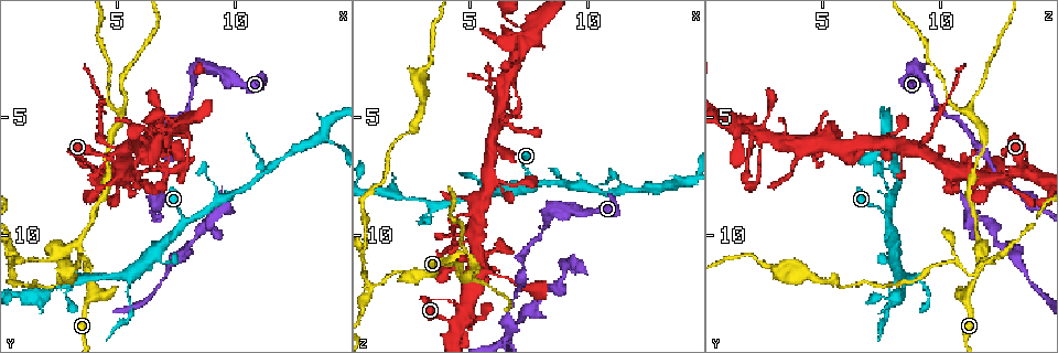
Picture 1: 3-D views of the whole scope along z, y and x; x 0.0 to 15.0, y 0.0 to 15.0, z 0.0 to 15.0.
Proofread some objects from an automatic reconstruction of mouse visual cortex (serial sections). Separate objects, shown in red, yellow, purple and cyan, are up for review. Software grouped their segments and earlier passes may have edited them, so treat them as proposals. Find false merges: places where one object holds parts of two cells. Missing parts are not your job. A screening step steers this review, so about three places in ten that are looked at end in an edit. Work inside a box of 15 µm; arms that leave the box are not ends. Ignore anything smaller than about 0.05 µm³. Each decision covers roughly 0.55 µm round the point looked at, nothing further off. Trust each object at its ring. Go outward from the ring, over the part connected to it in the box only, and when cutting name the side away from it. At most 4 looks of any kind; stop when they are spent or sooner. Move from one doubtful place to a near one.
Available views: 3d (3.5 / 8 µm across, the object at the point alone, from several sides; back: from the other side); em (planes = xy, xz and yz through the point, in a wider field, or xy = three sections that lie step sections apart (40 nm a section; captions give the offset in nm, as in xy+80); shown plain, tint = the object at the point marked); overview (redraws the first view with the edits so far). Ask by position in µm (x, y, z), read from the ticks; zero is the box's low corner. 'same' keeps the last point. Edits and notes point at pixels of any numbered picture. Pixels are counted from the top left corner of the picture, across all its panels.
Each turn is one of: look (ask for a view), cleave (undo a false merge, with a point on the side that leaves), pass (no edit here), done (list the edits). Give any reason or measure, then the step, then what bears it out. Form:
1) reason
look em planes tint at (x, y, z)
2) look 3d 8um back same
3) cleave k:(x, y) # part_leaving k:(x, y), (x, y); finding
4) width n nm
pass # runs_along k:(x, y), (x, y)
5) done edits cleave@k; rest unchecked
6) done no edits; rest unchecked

abrupt turn
look 3d 3.5um at (3.4, 10.5, 11.7)

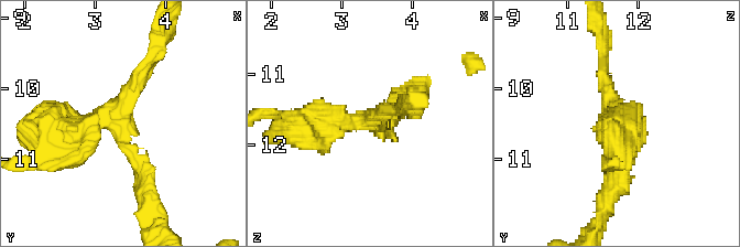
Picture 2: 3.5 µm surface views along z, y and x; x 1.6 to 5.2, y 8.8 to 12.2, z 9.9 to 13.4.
arms 3; arm_widths 150, 200, 500 nm
look em xy step 3 tint at (3.30, 10.45, 11.70)

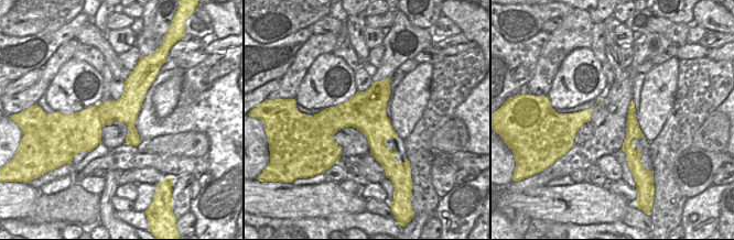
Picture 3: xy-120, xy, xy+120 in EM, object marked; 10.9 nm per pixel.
cleave 2:(64, 128) # part_leaving 2:(95, 122), (31, 167); two cells meet here

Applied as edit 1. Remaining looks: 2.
a fork
look 3d 3.5um at (5.2, 4.9, 11.3)

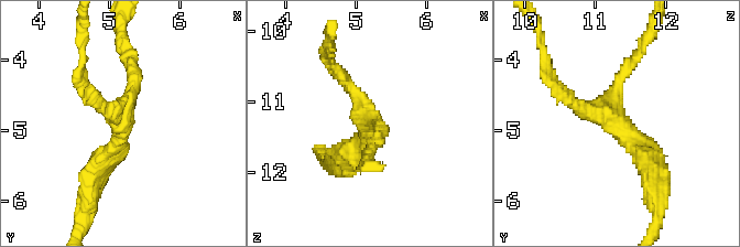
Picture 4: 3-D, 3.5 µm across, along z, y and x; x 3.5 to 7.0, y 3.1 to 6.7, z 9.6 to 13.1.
arms 3; arm_widths 200, 200, 300 nm; now the EM
look em planes tint at (5.10, 4.80, 11.25)

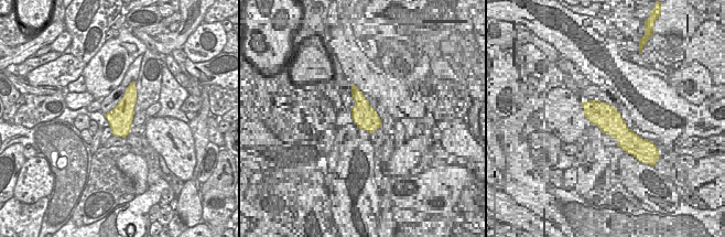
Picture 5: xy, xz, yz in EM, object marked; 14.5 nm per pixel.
pass # one cell here

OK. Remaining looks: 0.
done edits cleave@2; rest unchecked

